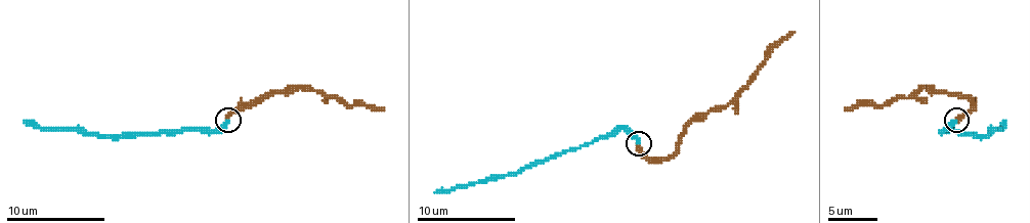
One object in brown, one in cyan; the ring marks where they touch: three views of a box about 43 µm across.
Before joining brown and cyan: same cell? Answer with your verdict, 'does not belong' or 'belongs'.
belongs

